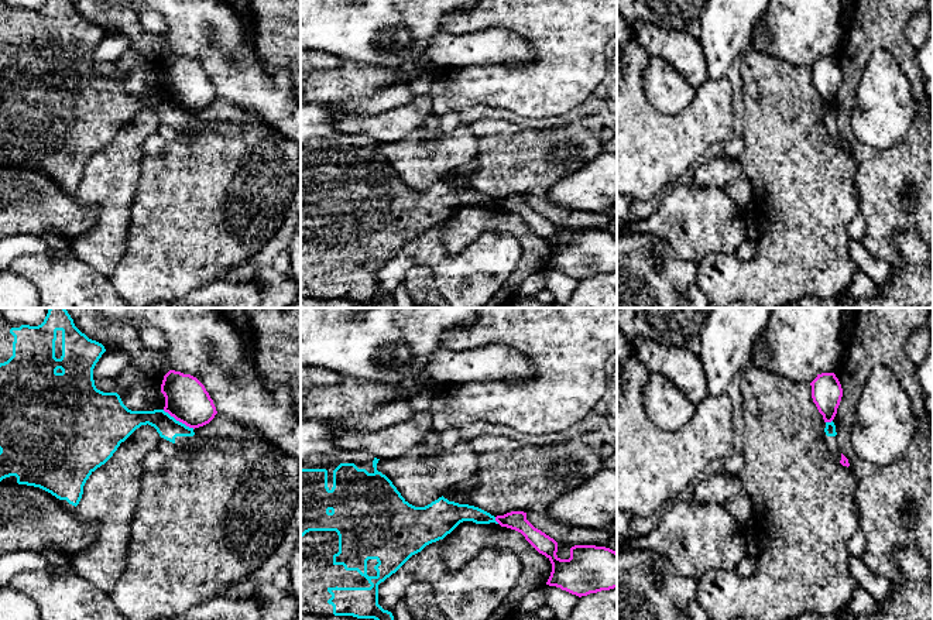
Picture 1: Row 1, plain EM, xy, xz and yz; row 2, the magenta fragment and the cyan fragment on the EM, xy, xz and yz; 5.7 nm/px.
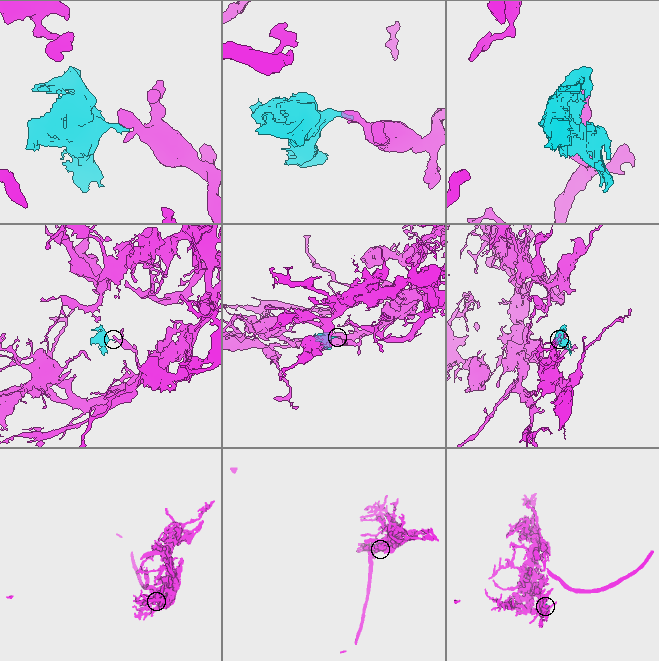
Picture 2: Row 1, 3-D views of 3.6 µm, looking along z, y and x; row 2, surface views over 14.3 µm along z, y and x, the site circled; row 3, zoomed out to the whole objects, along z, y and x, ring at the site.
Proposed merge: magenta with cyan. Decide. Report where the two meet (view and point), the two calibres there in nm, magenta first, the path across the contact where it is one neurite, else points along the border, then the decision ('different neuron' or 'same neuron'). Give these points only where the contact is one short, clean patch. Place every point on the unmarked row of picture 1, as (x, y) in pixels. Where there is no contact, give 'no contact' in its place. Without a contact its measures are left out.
meets magenta in xy at (178, 103); 240 nm thick on the magenta side, 130 nm on the other; border along xy (163, 93), (194, 112); different neuron

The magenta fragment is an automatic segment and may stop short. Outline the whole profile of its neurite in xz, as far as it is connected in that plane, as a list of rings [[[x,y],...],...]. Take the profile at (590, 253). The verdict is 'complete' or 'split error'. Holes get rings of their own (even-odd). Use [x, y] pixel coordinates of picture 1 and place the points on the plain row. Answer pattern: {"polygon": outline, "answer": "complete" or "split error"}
{"polygon": [[[511,195],[497,199],[495,205],[521,216],[525,223],[552,247],[552,256],[546,266],[579,281],[617,271],[617,236],[596,229],[574,229],[570,242],[560,243],[558,226],[535,212],[524,195]]], "answer": "complete"}

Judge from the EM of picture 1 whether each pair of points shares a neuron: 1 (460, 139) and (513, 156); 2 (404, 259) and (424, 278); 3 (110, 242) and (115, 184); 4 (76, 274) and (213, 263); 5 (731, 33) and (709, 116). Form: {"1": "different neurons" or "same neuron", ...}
{"1": "different neurons", "2": "different neurons", "3": "same neuron", "4": "different neurons", "5": "different neurons"}

